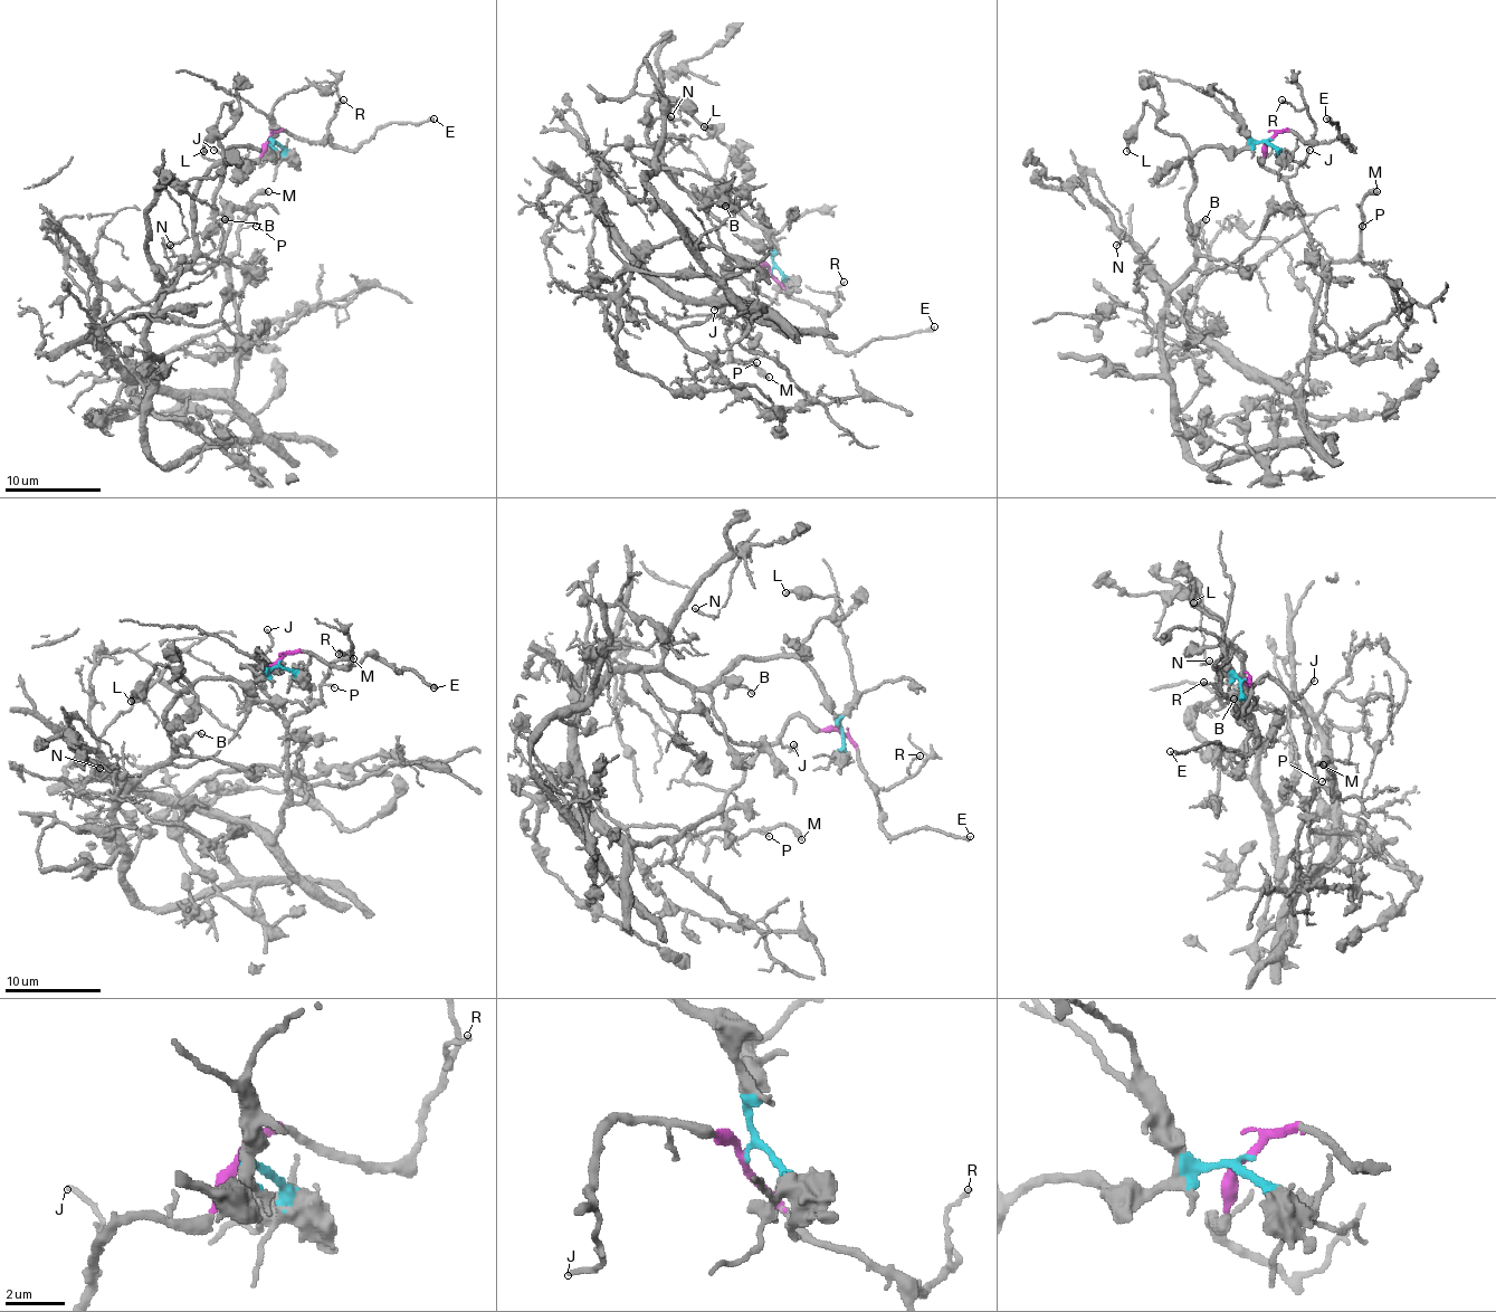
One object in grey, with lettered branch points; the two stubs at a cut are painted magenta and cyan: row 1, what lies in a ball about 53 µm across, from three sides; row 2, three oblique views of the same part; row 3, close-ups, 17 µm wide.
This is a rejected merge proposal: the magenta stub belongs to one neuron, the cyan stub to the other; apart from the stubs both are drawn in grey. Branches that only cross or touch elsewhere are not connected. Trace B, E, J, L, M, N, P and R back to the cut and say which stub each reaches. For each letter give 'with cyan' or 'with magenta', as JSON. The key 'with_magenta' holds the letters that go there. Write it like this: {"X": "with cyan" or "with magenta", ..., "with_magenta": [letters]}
{"B": "with cyan", "E": "with magenta", "J": "with magenta", "L": "with cyan", "M": "with magenta", "N": "with cyan", "P": "with magenta", "R": "with magenta", "with_magenta": ["E", "J", "M", "P", "R"]}

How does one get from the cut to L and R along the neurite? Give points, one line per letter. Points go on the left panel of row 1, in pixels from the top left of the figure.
L: (270, 139), (266, 149), (230, 146), (225, 151), (220, 139), (232, 124), (225, 103), (203, 151)
R: (270, 139), (276, 132), (283, 132), (318, 142), (326, 134), (326, 124), (336, 110), (336, 103), (343, 101)

